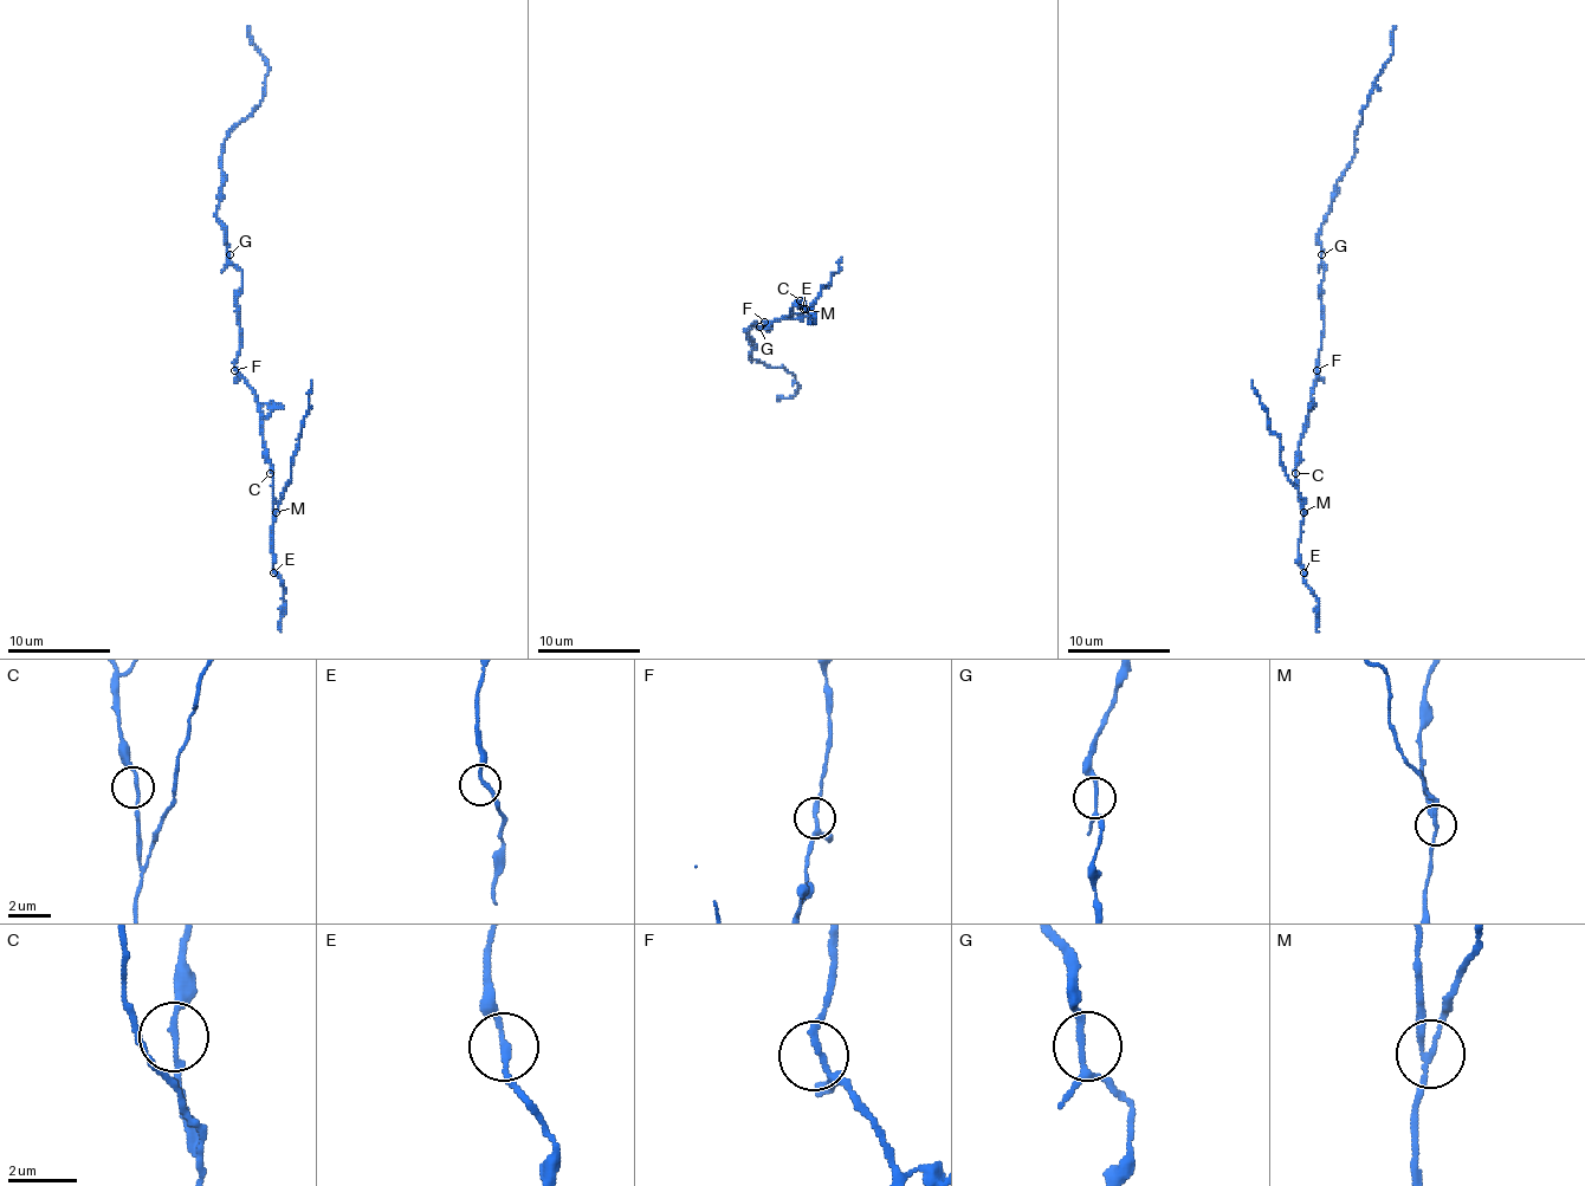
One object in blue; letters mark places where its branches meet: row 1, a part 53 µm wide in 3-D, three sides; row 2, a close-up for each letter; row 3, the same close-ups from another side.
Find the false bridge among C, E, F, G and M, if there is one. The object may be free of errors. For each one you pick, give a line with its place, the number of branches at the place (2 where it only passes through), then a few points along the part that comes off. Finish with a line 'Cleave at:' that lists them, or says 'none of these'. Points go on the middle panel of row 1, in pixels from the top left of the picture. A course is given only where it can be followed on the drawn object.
M: (806, 309) | 3 | (806, 309), (823, 285), (828, 285), (832, 274), (839, 270), (841, 257)
Cleave at: M

